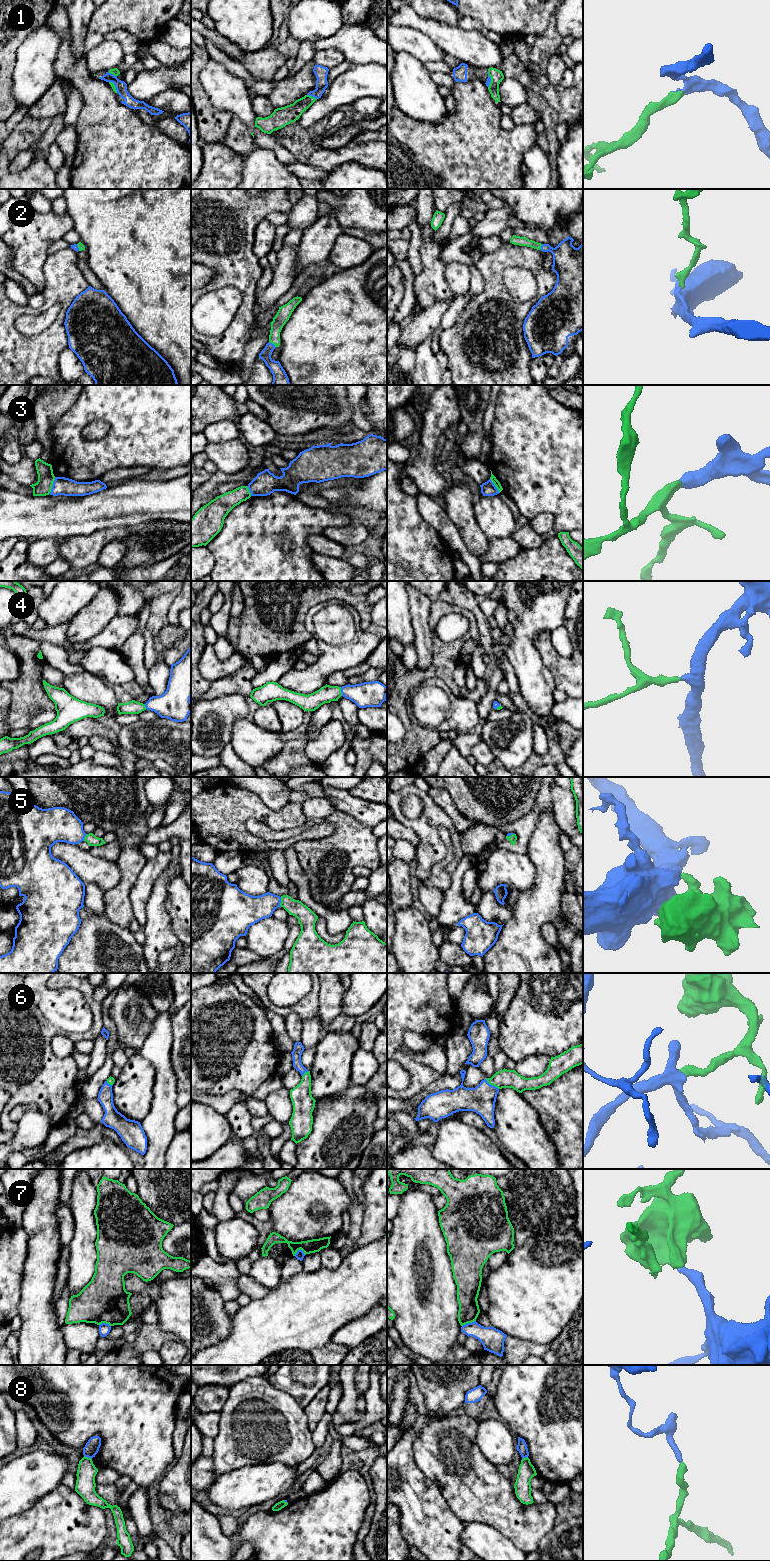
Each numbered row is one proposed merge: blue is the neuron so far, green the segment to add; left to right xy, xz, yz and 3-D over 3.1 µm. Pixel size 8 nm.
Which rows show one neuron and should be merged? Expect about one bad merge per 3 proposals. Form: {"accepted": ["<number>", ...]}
{"accepted": ["1", "2", "4", "5", "6"]}

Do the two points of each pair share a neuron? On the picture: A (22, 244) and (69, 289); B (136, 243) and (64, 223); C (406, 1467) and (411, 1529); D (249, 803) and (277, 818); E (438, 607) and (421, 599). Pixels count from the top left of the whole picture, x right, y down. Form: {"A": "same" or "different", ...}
{"A": "different", "B": "different", "C": "same", "D": "same", "E": "different"}

